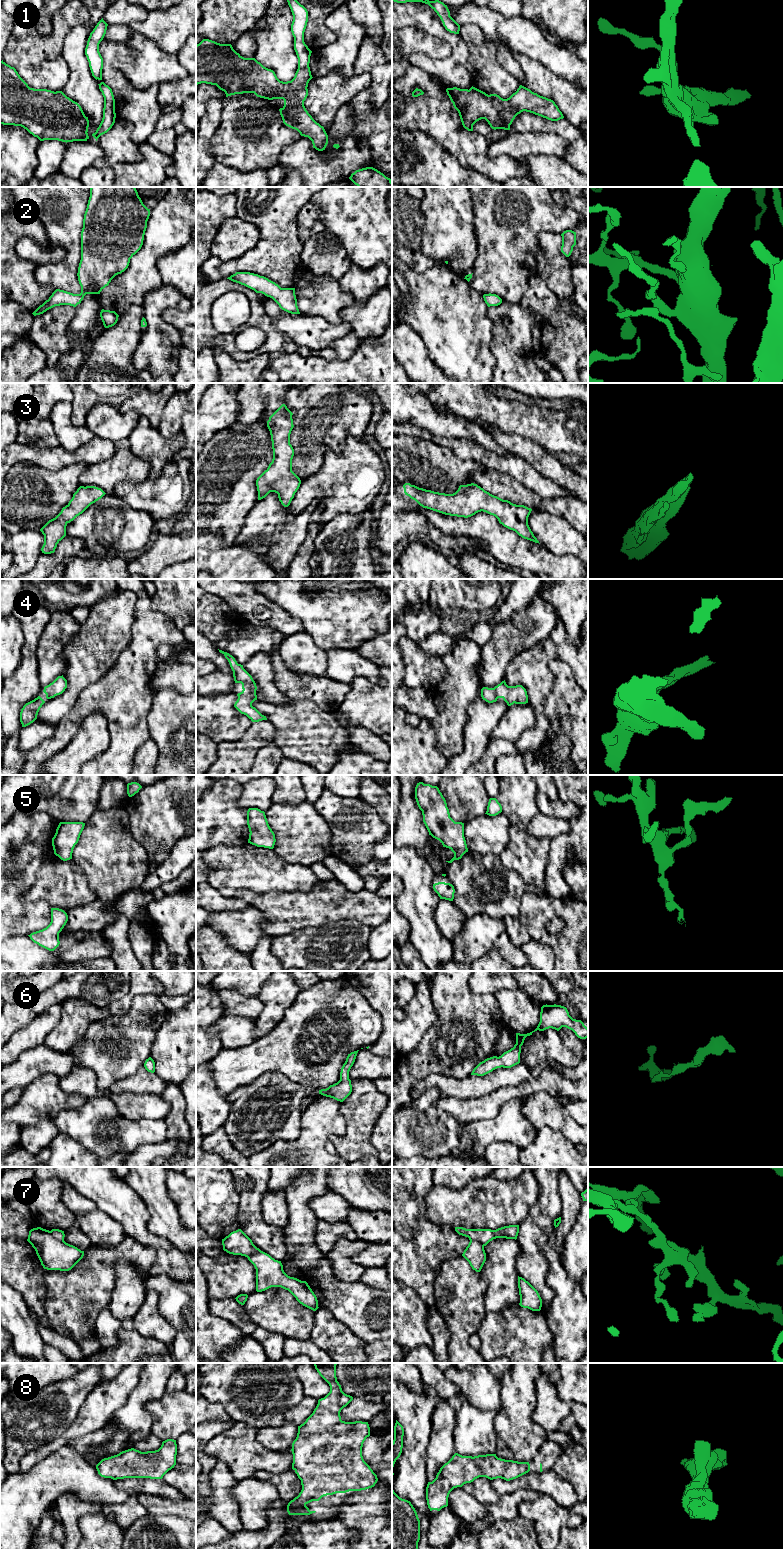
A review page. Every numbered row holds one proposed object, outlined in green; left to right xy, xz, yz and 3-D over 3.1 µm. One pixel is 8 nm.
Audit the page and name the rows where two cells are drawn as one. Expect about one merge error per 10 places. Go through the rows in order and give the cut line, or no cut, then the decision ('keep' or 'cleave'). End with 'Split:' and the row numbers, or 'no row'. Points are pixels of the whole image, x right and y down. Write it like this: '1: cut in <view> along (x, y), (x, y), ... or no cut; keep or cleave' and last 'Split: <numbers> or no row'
1: no cut; keep
2: no cut; keep
3: no cut; keep
4: no cut; keep
5: no cut; keep
6: no cut; keep
7: no cut; keep
8: no cut; keep
Split: no row

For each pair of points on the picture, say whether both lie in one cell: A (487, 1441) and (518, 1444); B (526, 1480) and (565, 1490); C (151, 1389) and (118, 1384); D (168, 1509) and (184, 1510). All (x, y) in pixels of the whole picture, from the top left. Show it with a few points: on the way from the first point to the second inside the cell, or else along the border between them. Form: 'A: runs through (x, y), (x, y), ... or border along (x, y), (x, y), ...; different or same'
A: border along (495, 1418), (496, 1451), (494, 1453); different
B: runs through (536, 1481), (549, 1483), (555, 1487); same
C: border along (140, 1373), (136, 1386), (122, 1407); different
D: runs through (172, 1509), (180, 1509); same

